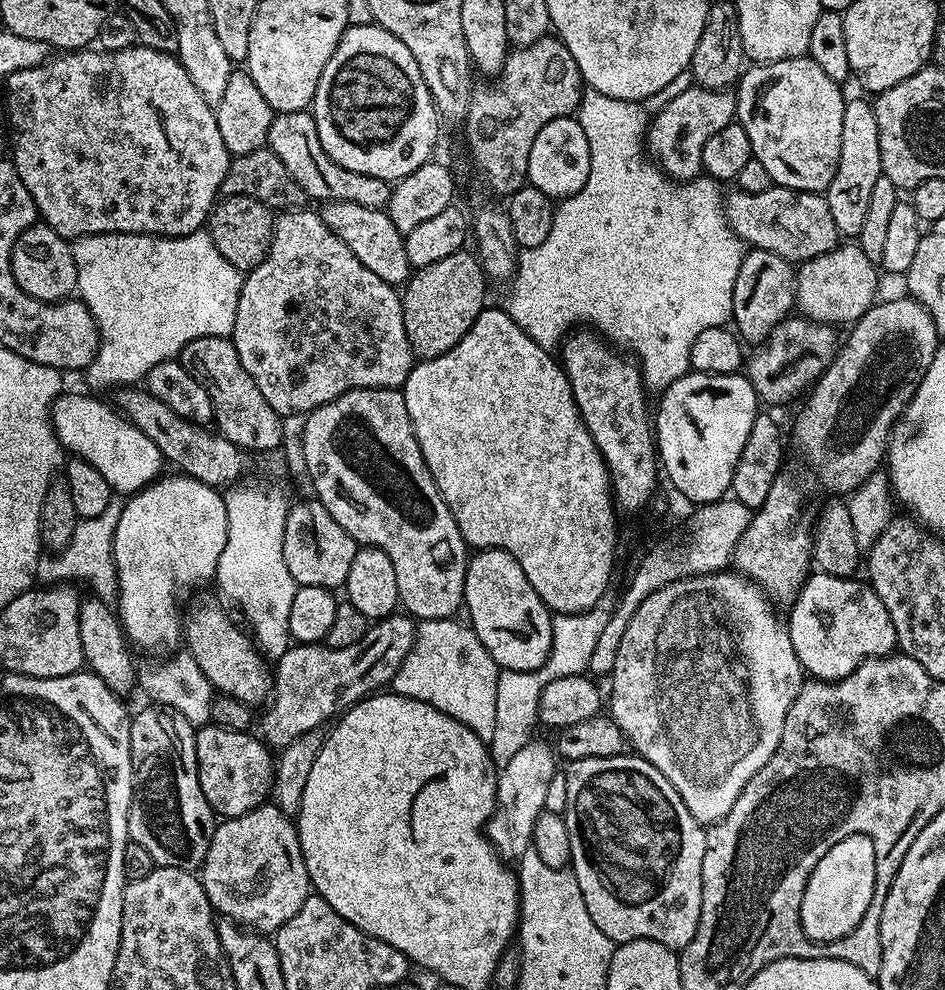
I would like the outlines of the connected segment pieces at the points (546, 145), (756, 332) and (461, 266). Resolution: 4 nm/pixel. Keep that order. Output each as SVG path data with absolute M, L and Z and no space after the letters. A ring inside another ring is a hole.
M560 116L556 120L546 122L546 126L538 130L534 138L534 146L530 146L527 183L542 190L542 194L563 198L580 192L582 186L586 186L586 178L589 174L590 146L586 142L586 134L579 119Z
M758 248L745 251L744 261L741 263L741 269L738 270L737 278L739 288L738 294L733 298L732 310L735 331L745 341L763 341L774 326L789 319L788 311L797 303L797 273L793 265L778 254Z
M461 250L434 262L425 268L415 269L402 288L406 338L413 353L420 358L441 356L449 352L474 326L478 314L486 307L484 300L486 277L479 259L468 250Z

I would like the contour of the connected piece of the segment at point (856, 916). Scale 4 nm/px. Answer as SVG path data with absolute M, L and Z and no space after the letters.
M850 834L842 842L834 842L822 862L814 868L802 896L800 925L805 937L812 940L840 940L851 937L862 922L876 885L876 855L874 842L866 834Z

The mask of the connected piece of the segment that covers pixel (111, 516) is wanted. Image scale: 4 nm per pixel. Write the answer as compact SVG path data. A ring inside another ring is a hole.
M114 498L110 502L110 506L106 506L106 510L102 510L102 514L98 514L94 518L86 518L85 520L77 519L76 529L74 534L70 538L70 542L64 547L64 551L53 555L51 557L52 562L48 565L45 563L42 568L42 580L45 580L45 585L52 586L57 582L72 582L68 580L74 580L76 578L85 580L90 587L93 588L93 593L100 596L106 596L106 593L110 594L117 591L116 578L112 573L112 566L110 563L113 534L115 534L115 527L118 525L119 515L122 514L125 501L120 498Z

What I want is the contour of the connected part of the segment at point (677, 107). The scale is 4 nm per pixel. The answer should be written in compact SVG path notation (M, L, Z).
M691 86L685 92L680 92L660 113L655 113L651 120L656 128L650 124L647 129L652 132L652 140L656 140L656 148L664 152L660 161L672 168L670 176L677 181L692 180L701 175L704 163L702 162L702 146L710 142L713 134L718 134L722 126L733 123L736 115L736 97L728 90L709 90L699 86Z

